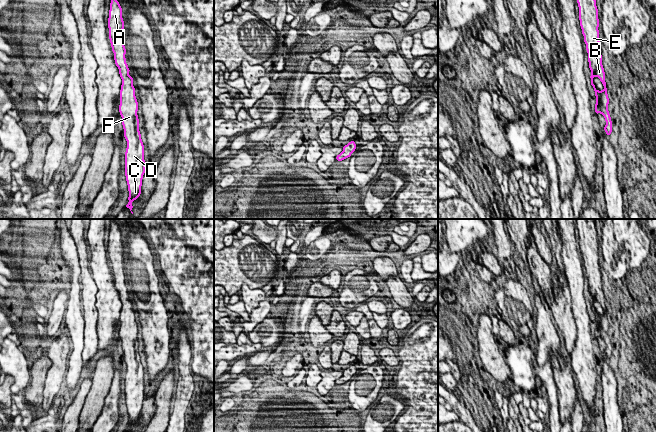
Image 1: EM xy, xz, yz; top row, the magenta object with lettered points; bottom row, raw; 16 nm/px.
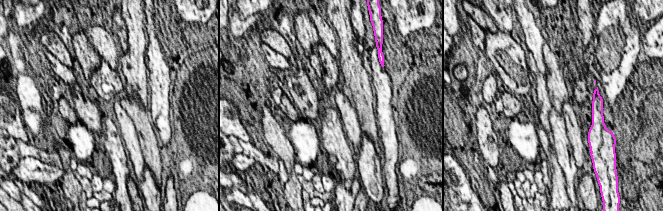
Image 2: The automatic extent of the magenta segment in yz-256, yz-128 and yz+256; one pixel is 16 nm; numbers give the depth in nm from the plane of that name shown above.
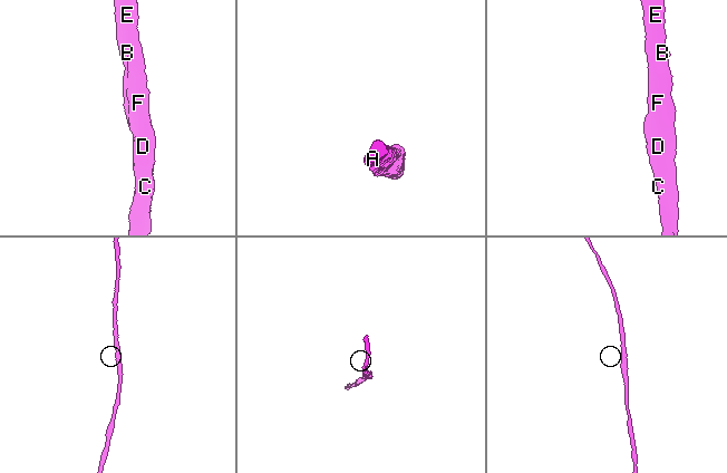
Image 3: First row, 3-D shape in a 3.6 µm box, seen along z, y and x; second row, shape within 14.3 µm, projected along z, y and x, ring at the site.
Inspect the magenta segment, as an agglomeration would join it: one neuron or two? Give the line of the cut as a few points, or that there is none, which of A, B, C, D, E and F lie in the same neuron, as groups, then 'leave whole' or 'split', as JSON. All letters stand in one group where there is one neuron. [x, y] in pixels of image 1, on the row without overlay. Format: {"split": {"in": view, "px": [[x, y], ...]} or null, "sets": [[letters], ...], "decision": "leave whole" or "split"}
{"split": null, "sets": [["A", "B", "C", "D", "E", "F"]], "decision": "leave whole"}

